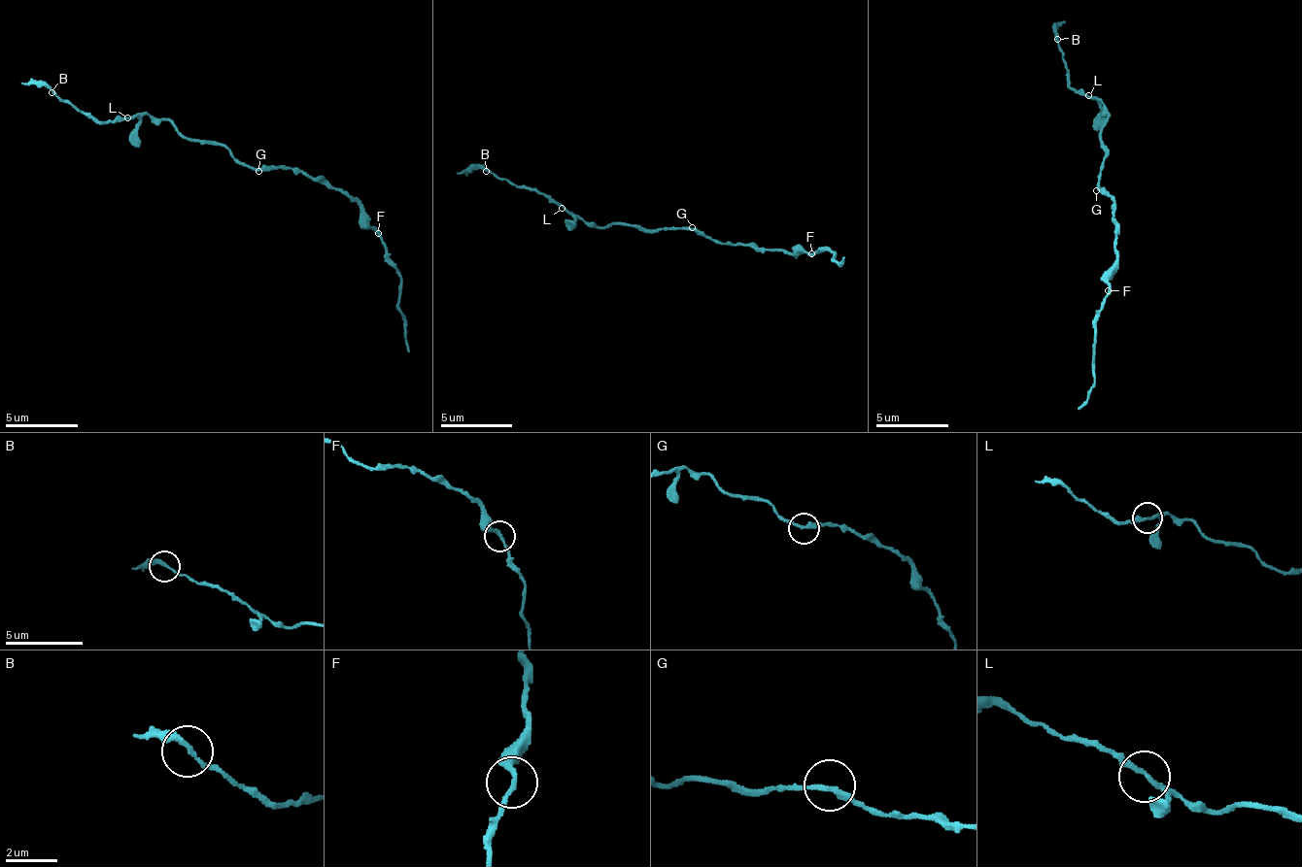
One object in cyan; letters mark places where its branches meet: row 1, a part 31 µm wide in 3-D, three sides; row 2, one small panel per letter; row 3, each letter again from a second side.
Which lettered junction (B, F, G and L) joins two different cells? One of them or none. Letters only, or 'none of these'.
F

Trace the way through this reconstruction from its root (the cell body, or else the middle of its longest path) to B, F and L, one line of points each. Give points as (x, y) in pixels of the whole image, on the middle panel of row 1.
B: (692, 229), (645, 230), (612, 223), (587, 227), (533, 190), (515, 188), (486, 171)
F: (692, 229), (700, 229), (713, 241), (757, 244), (761, 248), (794, 258), (805, 250), (812, 252)
L: (692, 229), (667, 226), (645, 230), (641, 226), (612, 223), (587, 227), (580, 218), (562, 208)

